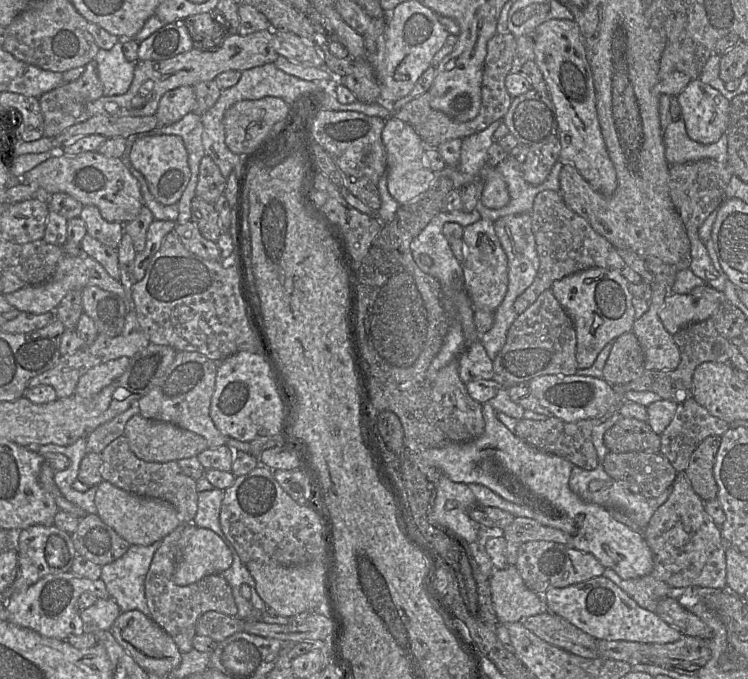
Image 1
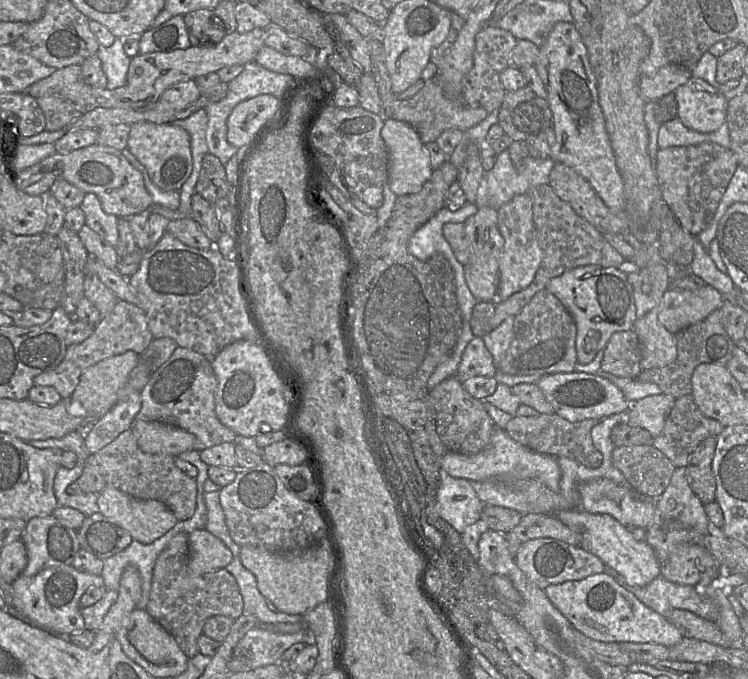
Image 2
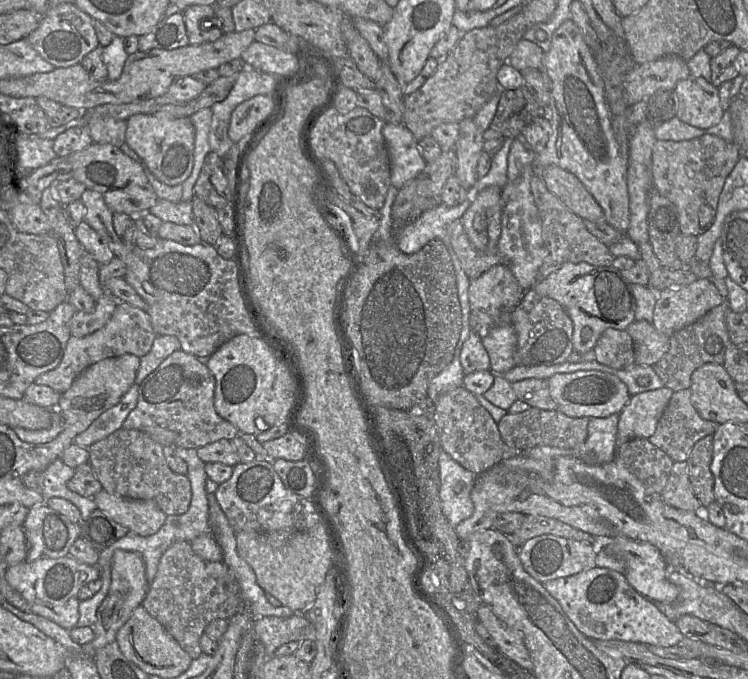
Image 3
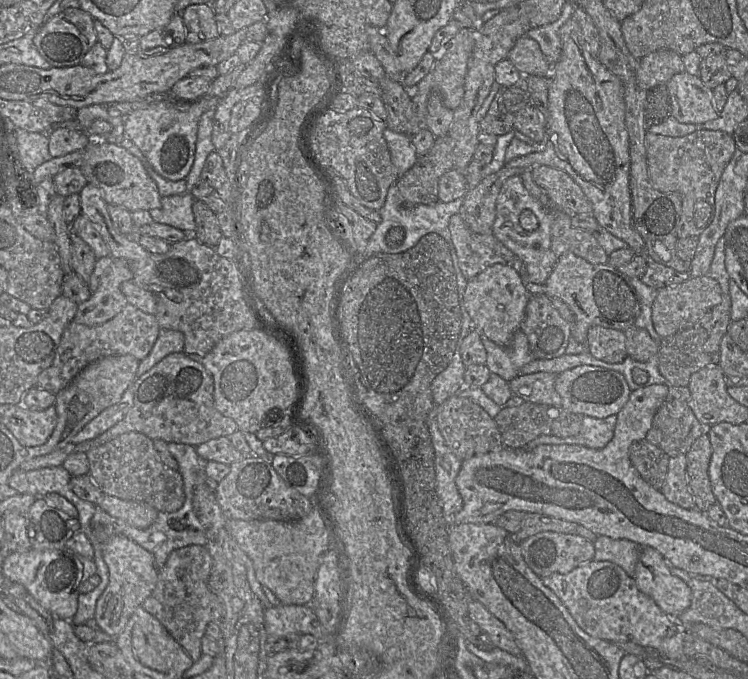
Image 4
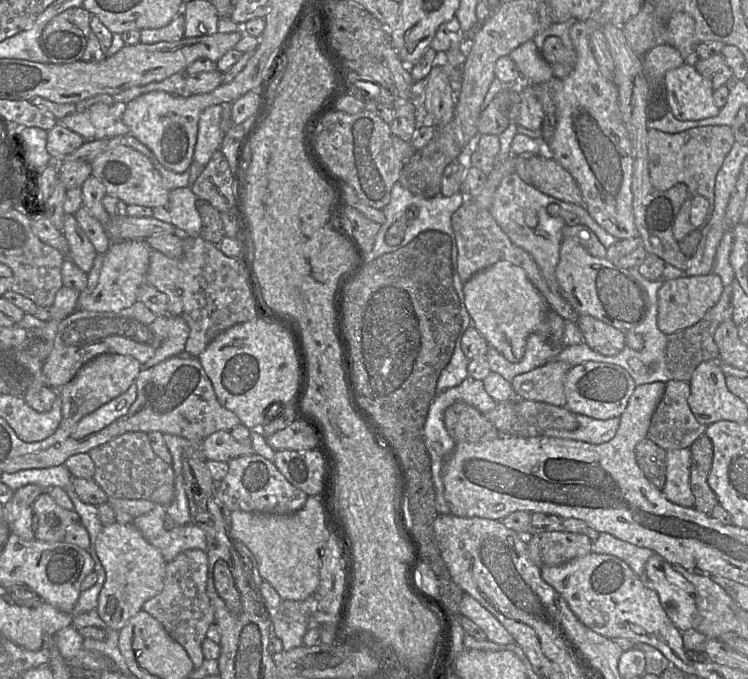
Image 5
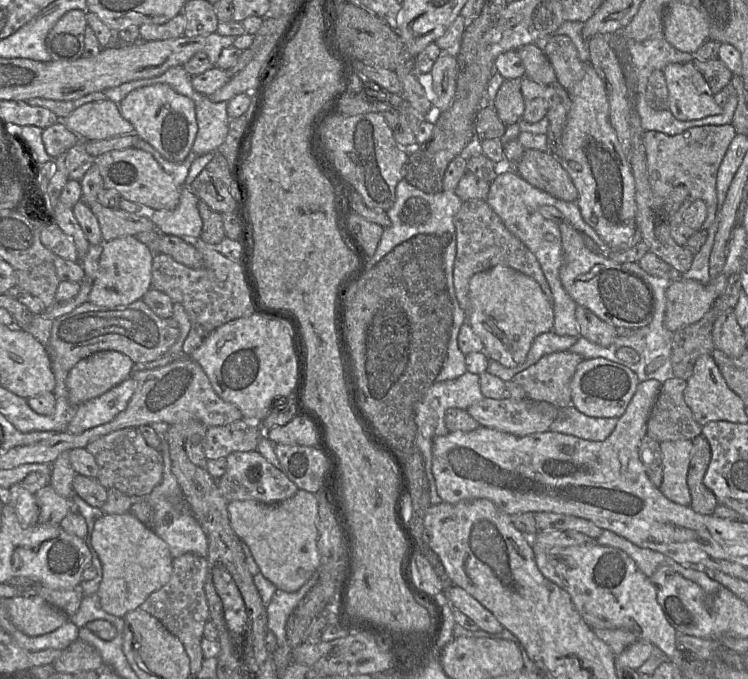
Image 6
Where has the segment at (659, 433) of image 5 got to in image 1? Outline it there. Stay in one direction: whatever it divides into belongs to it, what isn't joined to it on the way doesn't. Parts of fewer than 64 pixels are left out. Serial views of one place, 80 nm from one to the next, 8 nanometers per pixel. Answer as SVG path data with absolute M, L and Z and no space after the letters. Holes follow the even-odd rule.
M691 397L677 405L671 422L660 434L660 452L667 457L678 473L684 472L693 451L705 438L709 436L721 437L729 428L730 424L711 415L707 409L698 404L696 400Z

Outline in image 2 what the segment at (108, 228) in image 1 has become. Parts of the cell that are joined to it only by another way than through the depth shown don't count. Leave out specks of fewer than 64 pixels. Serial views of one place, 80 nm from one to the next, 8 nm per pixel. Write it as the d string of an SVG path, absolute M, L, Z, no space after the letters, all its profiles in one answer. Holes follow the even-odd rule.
M85 193L81 208L85 215L85 224L116 248L119 244L119 217L106 213L94 193Z

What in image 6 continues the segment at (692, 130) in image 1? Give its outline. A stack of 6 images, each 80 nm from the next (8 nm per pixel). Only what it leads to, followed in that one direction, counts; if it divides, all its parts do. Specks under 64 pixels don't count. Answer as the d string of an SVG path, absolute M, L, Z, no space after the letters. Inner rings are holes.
M692 62L670 63L663 68L668 89L668 109L678 120L719 115L723 108L713 99L702 74Z

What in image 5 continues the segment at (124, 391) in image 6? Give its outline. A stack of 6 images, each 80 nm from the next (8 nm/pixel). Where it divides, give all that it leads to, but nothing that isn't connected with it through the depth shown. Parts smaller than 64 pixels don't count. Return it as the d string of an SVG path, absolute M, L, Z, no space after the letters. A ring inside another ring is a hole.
M132 383L126 392L83 417L75 426L70 437L80 439L105 428L125 415L136 397L137 387Z

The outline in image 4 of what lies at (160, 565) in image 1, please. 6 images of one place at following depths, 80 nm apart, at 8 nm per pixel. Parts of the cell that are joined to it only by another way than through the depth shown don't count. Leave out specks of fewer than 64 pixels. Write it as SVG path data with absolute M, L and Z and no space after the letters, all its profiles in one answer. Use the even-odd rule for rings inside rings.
M189 545L172 551L159 572L152 594L142 604L144 610L159 620L193 662L202 656L201 639L206 626L212 621L220 621L223 616L222 604L208 587L211 568L212 557L205 546Z

